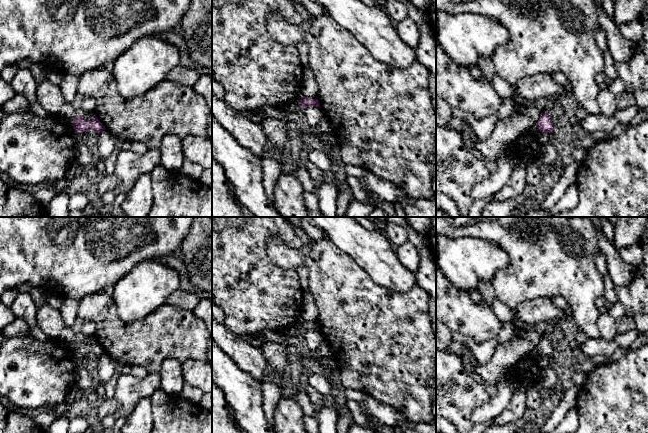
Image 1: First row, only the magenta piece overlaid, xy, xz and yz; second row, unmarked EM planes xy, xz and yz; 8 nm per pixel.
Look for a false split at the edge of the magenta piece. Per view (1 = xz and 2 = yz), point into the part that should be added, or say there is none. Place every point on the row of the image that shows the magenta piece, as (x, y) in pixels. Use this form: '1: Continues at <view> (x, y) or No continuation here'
1: No continuation here
2: No continuation here

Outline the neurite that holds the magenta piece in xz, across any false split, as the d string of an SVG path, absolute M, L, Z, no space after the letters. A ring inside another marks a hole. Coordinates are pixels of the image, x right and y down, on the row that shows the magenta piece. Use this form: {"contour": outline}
{"contour": "M303 96L302 99L298 103L300 104L301 107L316 106L316 107L320 108L320 103L317 98L310 99L310 98Z"}

